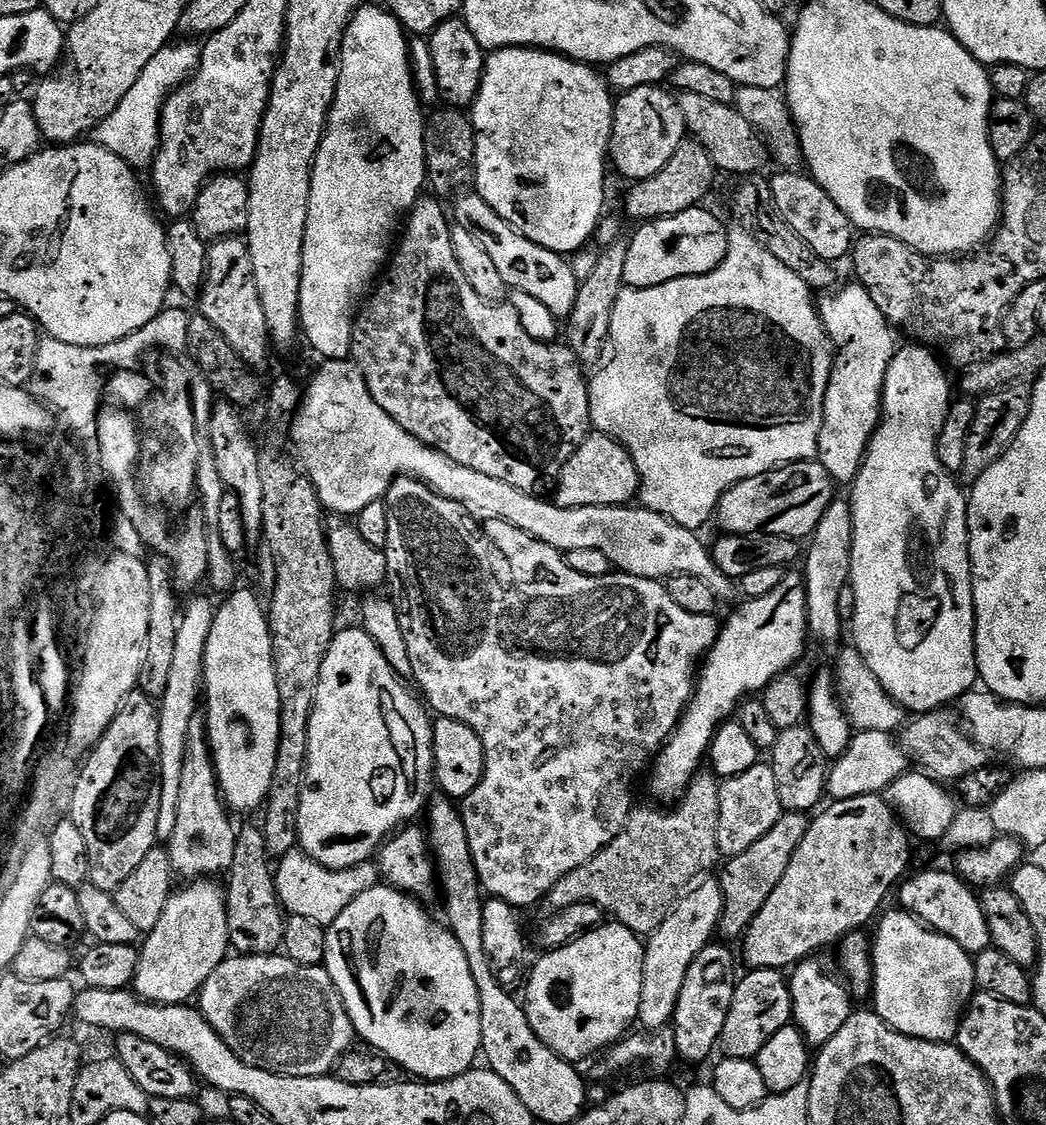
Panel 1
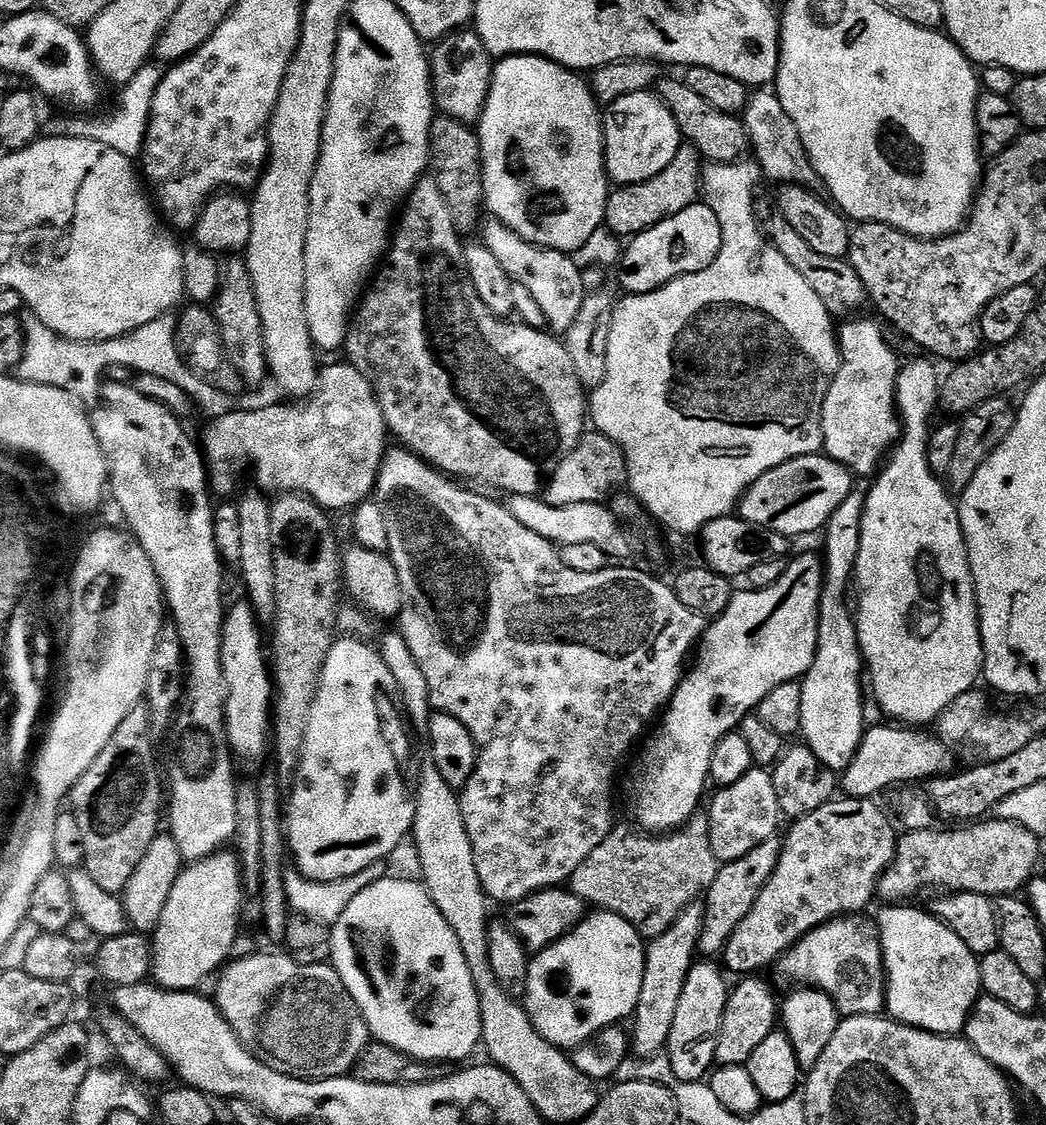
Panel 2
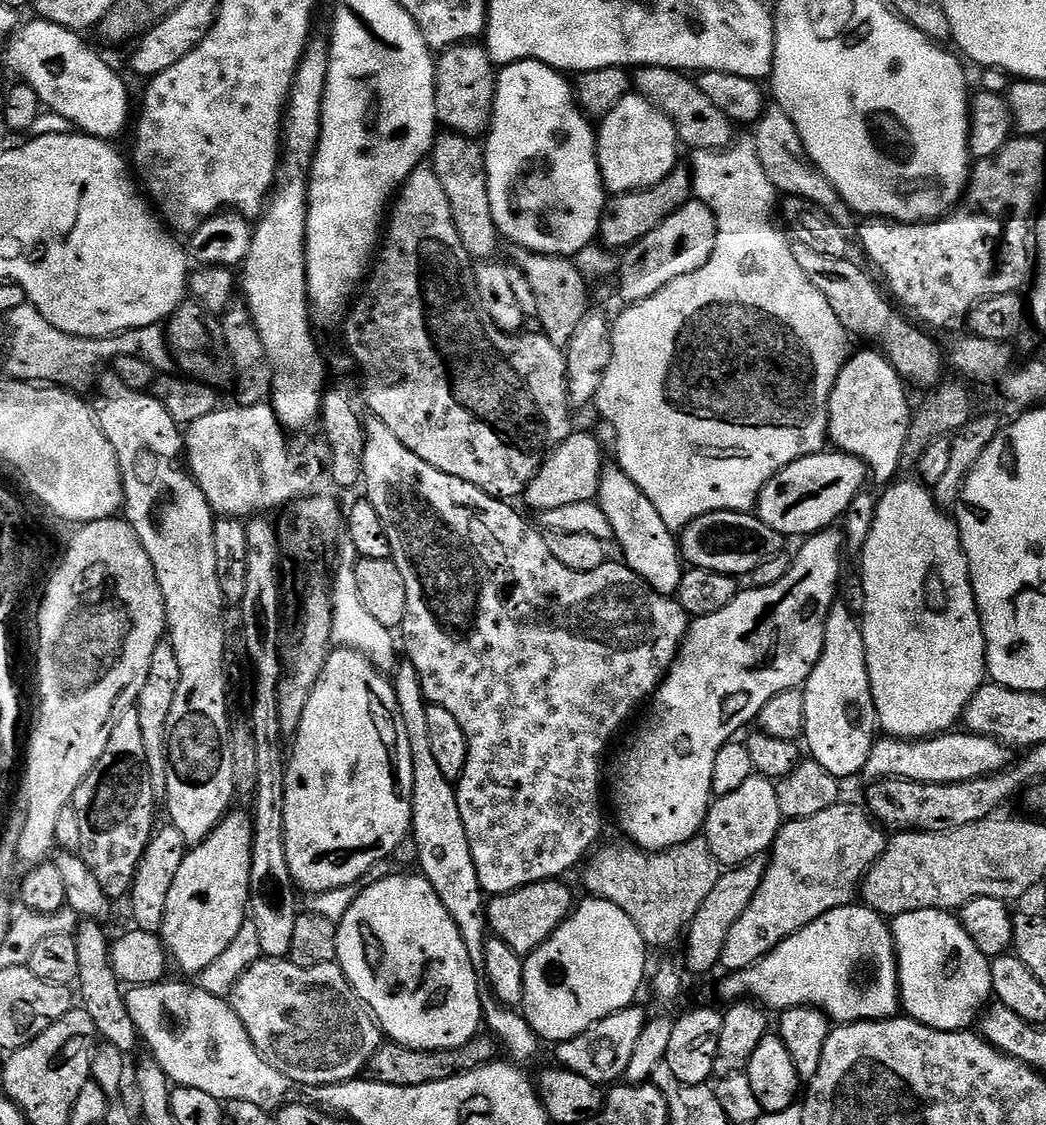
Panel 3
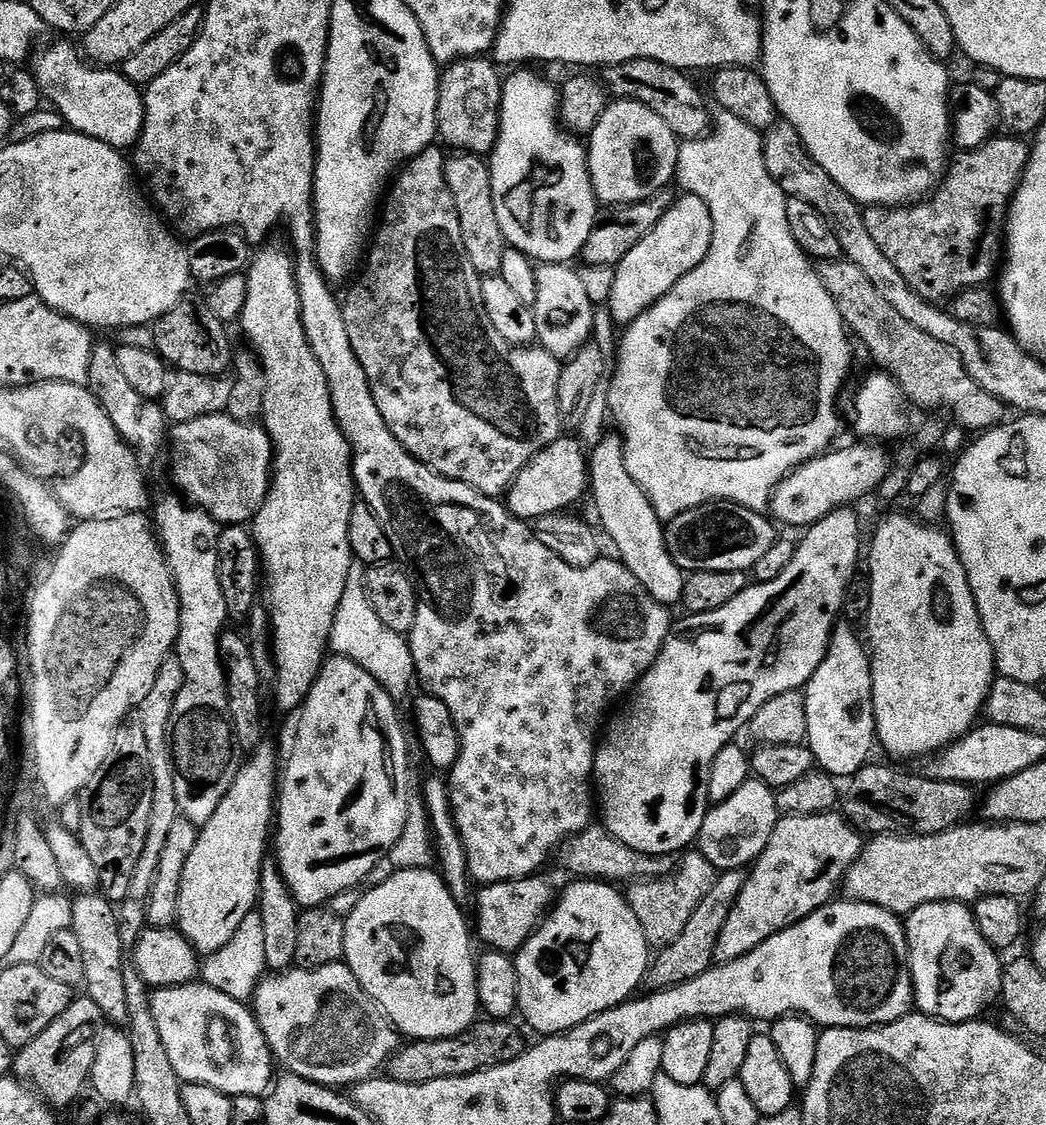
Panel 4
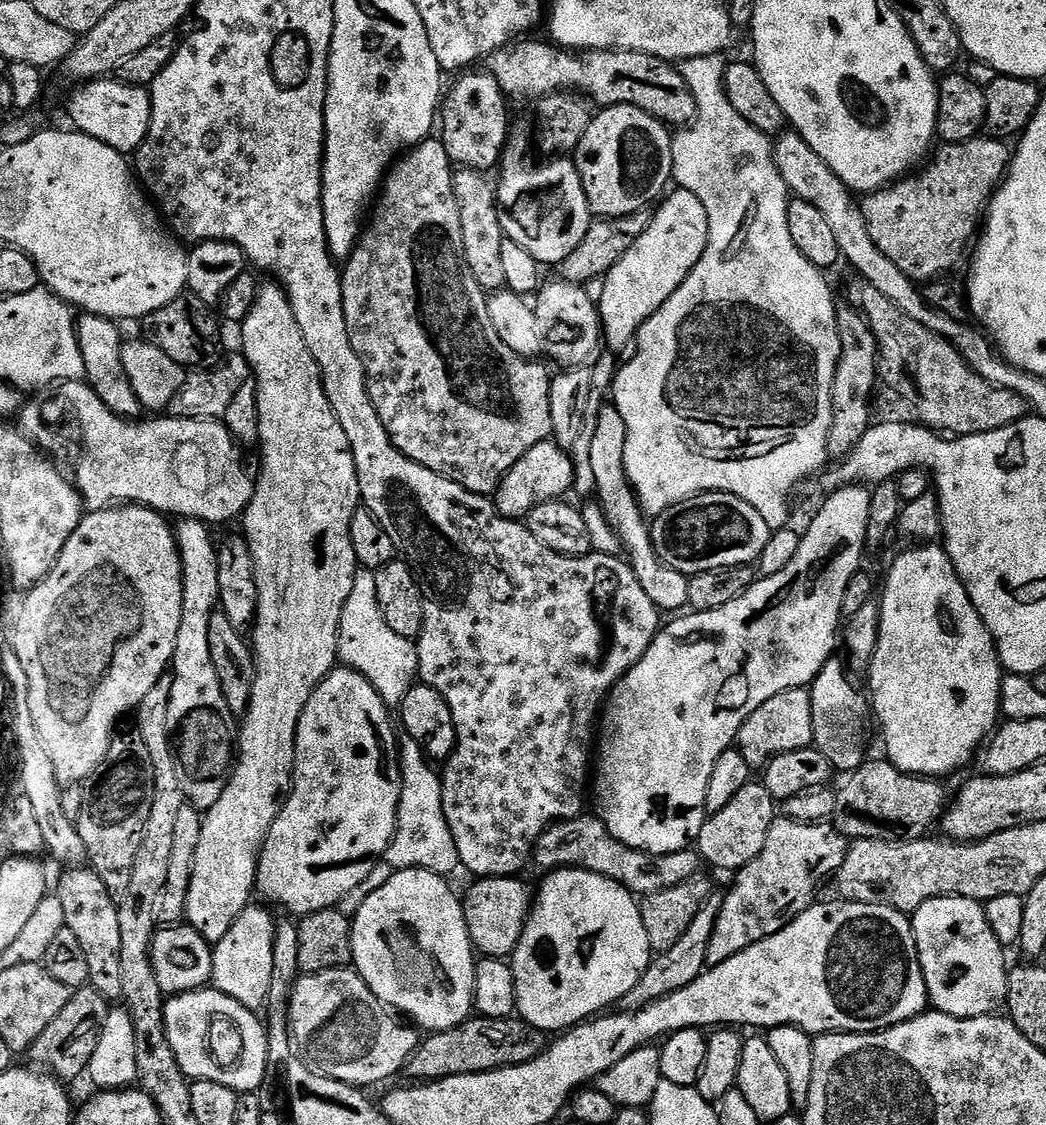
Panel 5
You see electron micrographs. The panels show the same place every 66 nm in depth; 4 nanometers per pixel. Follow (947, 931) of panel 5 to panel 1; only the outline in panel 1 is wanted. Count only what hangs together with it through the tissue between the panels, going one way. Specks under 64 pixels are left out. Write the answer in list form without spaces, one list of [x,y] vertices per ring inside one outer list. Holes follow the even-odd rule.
[[[895,910],[896,912],[885,911],[879,917],[876,928],[876,940],[874,936],[874,943],[872,944],[872,994],[871,999],[876,1000],[874,1011],[877,1016],[882,1017],[886,1023],[894,1030],[898,1030],[907,1036],[913,1036],[919,1040],[929,1040],[935,1044],[947,1044],[955,1041],[956,1031],[960,1028],[960,1021],[962,1013],[968,1006],[968,1001],[972,999],[974,993],[977,991],[976,987],[976,966],[973,957],[966,950],[962,950],[962,946],[958,946],[958,942],[954,942],[950,938],[946,938],[941,932],[933,932],[931,928],[920,923],[915,916],[910,915],[903,910]]]

